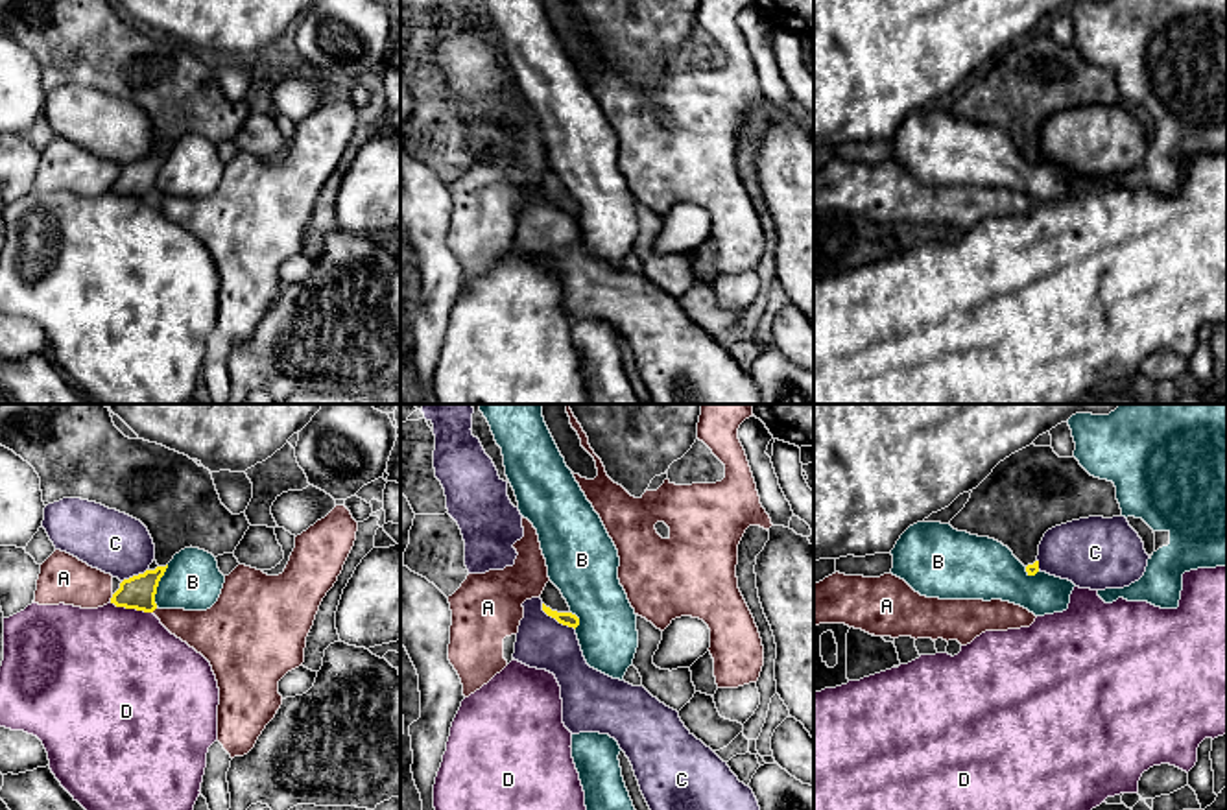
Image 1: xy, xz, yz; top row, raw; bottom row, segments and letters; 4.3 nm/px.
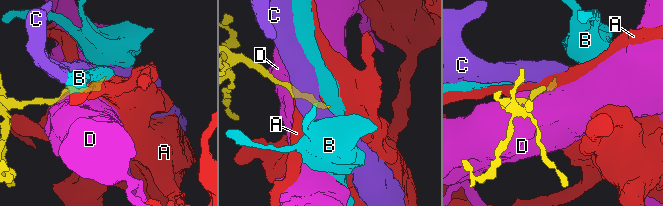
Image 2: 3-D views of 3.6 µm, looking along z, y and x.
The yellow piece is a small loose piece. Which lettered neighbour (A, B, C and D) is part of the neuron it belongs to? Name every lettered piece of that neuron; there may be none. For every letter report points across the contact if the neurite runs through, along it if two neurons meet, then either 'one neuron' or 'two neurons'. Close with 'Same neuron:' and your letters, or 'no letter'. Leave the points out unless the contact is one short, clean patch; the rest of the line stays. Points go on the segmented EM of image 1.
A: two neurons
B: border xy (168, 565), (157, 587), (155, 606); two neurons
C: border xz (541, 604), (548, 615), (574, 630); two neurons
D: two neurons
Same neuron: no letter

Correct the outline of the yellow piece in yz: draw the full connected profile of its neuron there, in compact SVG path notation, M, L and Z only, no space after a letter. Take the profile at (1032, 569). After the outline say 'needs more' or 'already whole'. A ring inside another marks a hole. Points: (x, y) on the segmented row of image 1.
M1030 445L972 489L950 526L1002 542L1035 576L1044 533L1089 517L1122 517L1114 483L1090 476L1074 456L1059 458L1052 445Z; needs more

